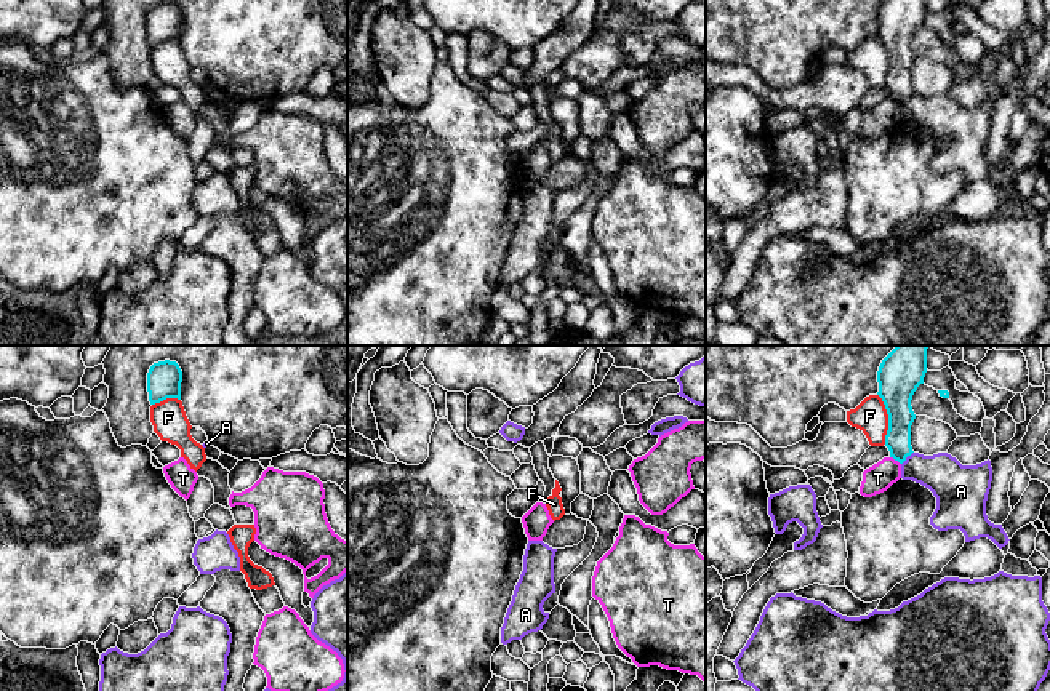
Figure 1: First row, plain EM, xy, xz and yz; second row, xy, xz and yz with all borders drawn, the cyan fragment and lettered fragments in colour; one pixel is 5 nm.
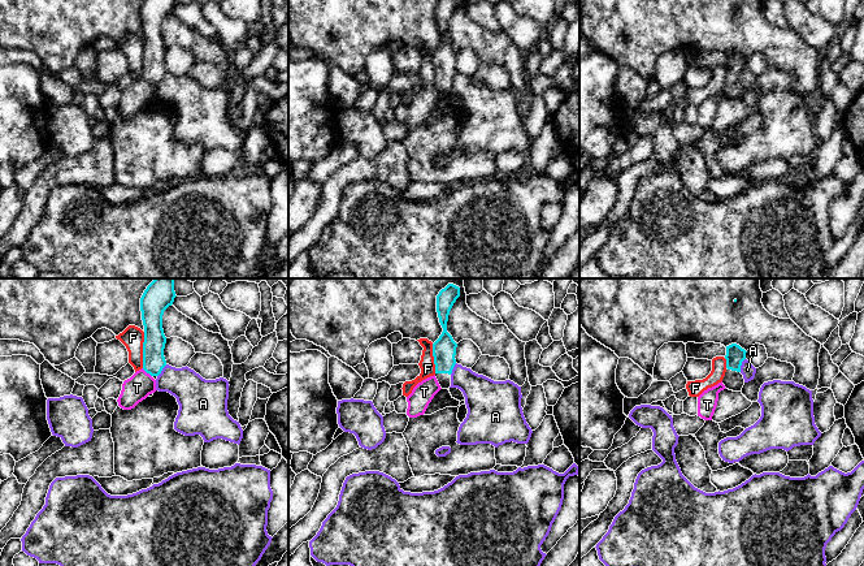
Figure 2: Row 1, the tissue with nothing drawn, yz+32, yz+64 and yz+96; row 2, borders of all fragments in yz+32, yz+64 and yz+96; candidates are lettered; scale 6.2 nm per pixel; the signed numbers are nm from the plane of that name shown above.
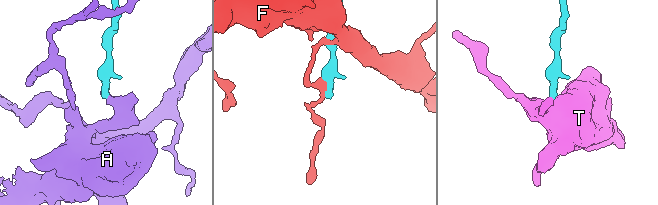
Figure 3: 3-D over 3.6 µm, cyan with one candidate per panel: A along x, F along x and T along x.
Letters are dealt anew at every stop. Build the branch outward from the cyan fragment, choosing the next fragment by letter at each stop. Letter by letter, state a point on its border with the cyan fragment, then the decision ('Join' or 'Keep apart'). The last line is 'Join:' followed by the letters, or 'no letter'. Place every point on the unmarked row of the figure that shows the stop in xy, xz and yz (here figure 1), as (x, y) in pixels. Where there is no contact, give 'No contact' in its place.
A: Touches cyan at yz (906, 98). Keep apart
F: Touches cyan at yz (889, 61). Keep apart
T: Touches cyan at yz (895, 101). Keep apart
Join: no letter

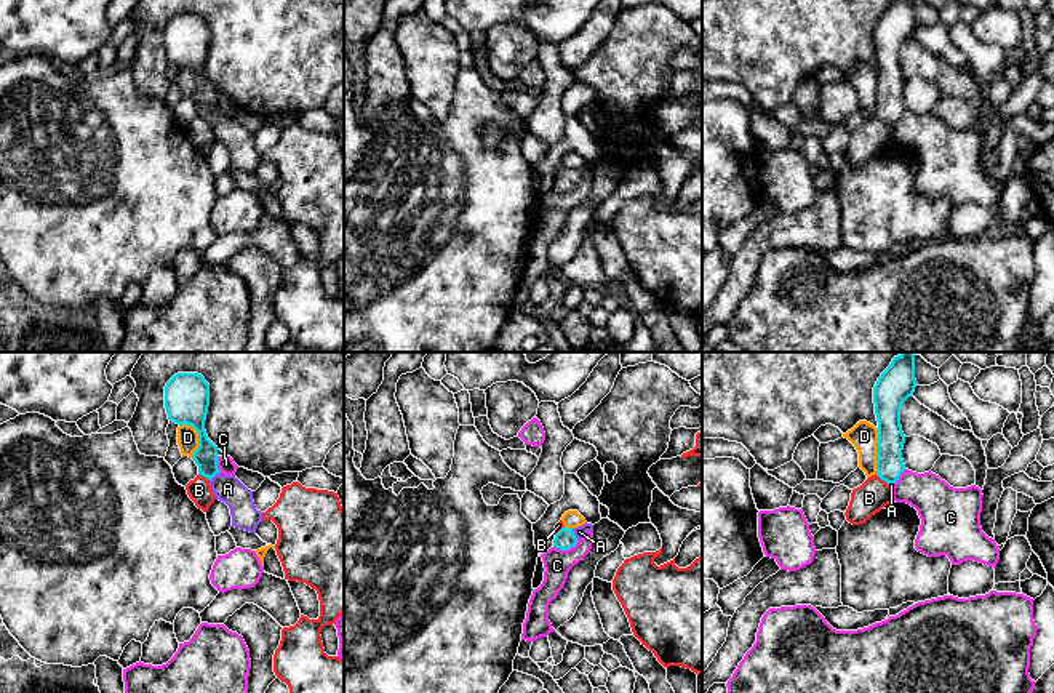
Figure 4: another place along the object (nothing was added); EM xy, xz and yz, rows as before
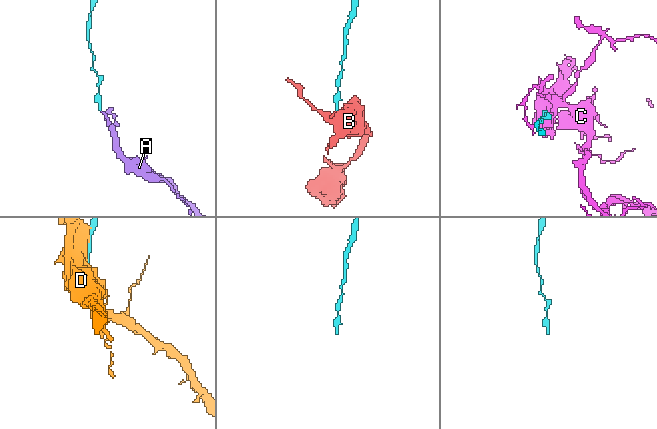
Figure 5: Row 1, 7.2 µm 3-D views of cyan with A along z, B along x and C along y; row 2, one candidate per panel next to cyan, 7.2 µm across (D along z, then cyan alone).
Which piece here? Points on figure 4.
A: Touches cyan at xz (574, 176). Join
B: Touches cyan at yz (882, 120). Keep apart
C: Touches cyan at xz (565, 191). Keep apart
D: Touches cyan at yz (877, 93). Keep apart
Join: A

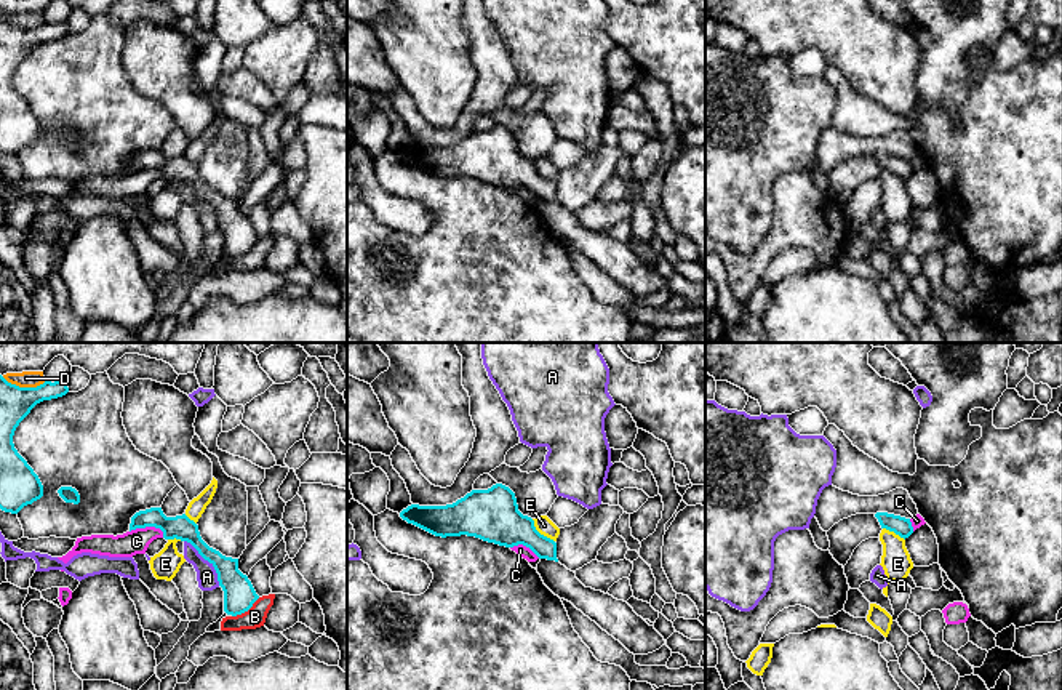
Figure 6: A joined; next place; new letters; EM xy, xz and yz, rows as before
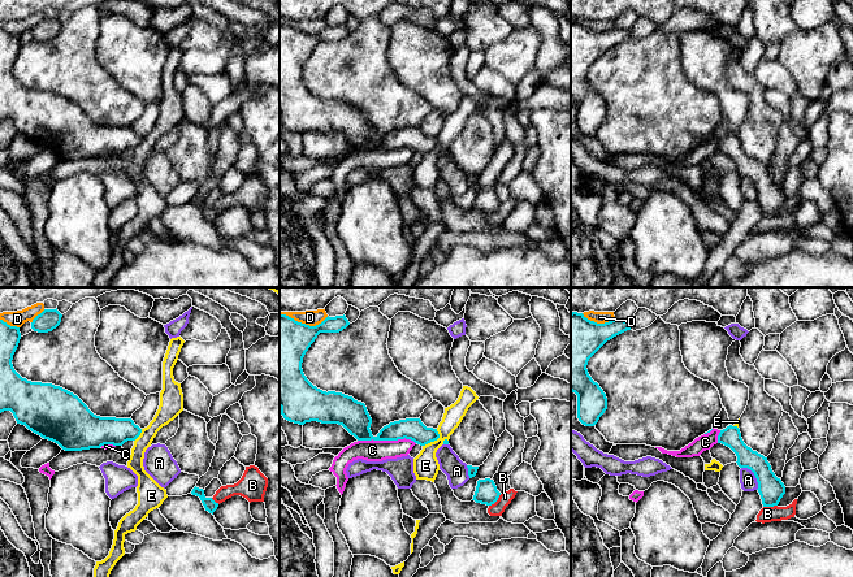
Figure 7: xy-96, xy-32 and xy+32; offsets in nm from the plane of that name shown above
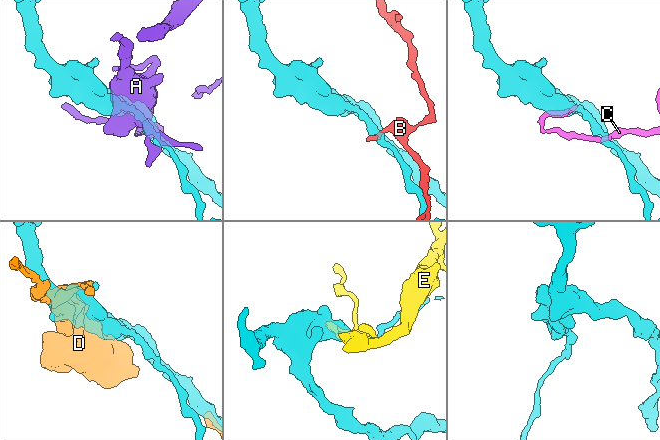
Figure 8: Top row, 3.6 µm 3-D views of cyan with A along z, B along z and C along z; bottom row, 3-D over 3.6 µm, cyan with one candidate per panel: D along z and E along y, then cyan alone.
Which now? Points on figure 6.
A: Touches cyan at xy (208, 202). Keep apart
B: Touches cyan at xy (245, 252). Keep apart
C: Touches cyan at xy (149, 167). Keep apart
D: Touches cyan at xy (24, 29). Keep apart
E: Touches cyan at xz (539, 175). Keep apart
Join: no letter

